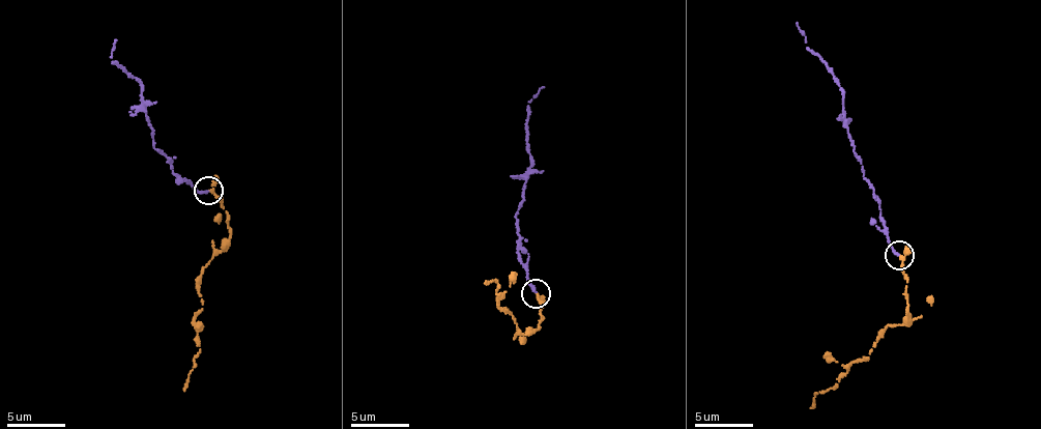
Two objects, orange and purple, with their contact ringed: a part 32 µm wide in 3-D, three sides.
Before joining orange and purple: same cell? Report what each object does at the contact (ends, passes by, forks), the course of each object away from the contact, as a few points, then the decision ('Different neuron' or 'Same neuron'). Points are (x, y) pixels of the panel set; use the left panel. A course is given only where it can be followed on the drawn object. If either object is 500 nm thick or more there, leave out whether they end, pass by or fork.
At the ring orange passes by. At the ring purple ends. Course of orange: (207, 190), (228, 217), (231, 236), (201, 272), (202, 304), (194, 321), (200, 350), (193, 358), (183, 390). Course of purple: (207, 190), (201, 192), (172, 171), (172, 161), (154, 146), (142, 103), (142, 81), (114, 63), (116, 40). Same neuron

